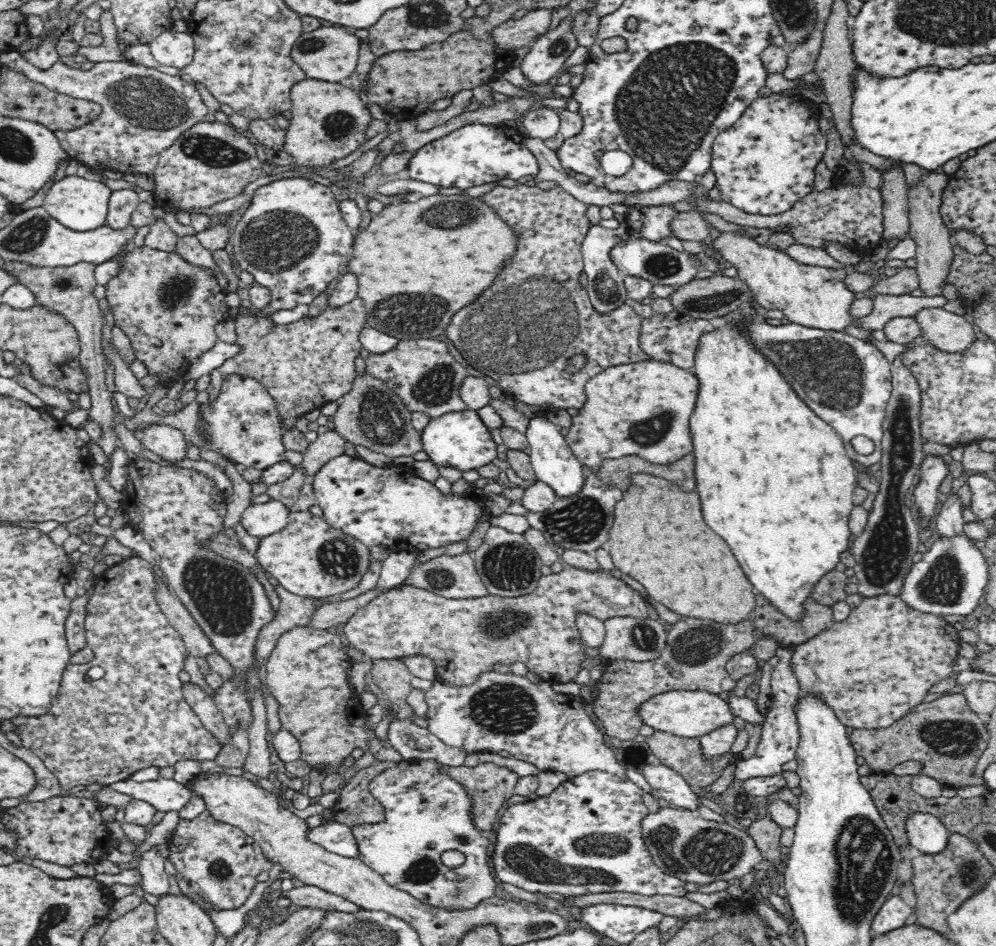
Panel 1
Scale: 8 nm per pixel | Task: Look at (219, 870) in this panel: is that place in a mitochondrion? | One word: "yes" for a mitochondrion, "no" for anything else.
yes

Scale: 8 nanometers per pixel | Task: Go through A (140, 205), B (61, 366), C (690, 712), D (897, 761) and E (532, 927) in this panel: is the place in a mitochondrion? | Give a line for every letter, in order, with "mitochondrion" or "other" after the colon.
A: other
B: other
C: other
D: other
E: mitochondrion

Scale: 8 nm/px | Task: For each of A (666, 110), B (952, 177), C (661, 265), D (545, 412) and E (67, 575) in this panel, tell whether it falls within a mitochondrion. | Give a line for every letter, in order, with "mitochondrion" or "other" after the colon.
A: mitochondrion
B: other
C: mitochondrion
D: other
E: other

